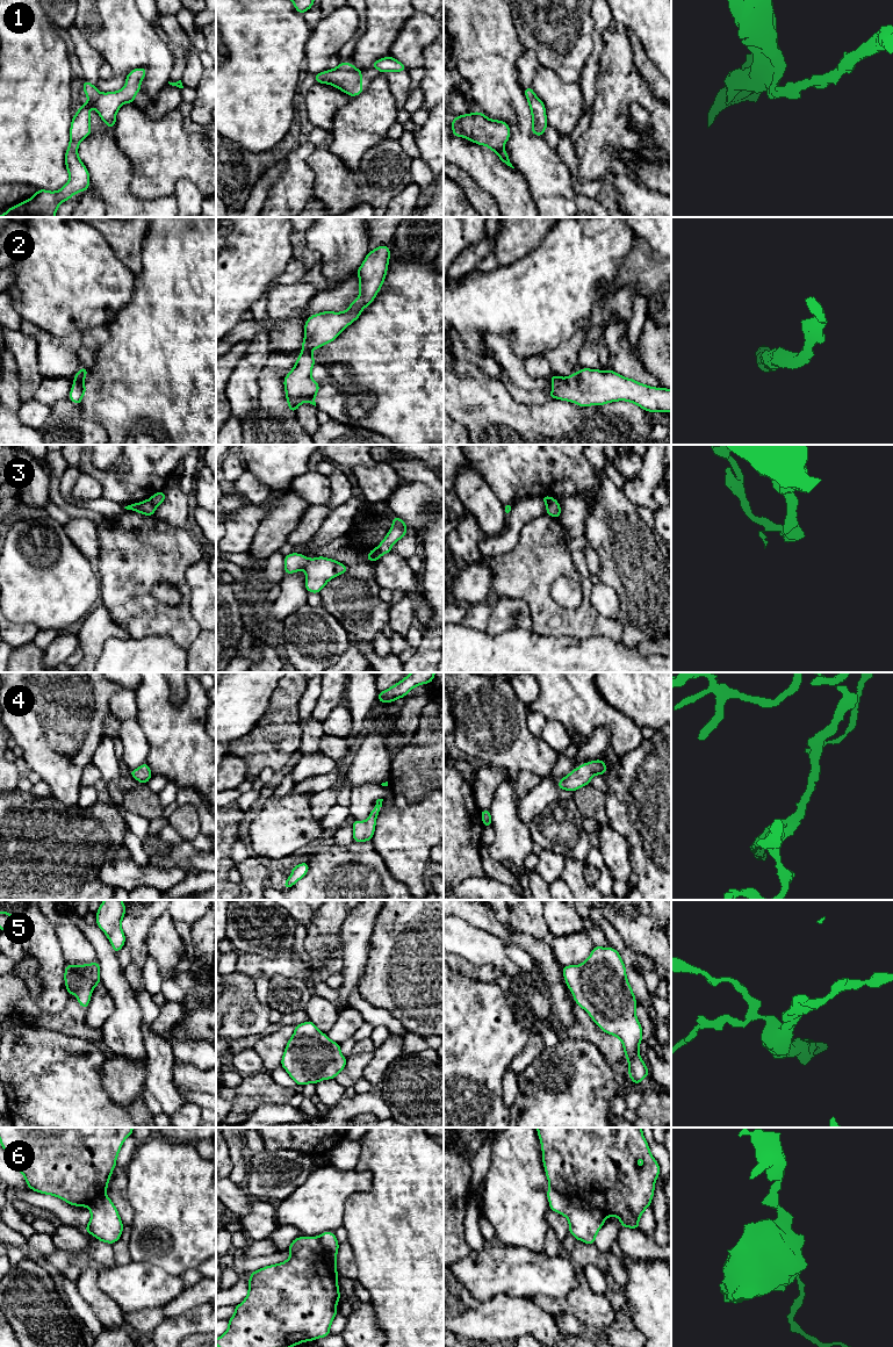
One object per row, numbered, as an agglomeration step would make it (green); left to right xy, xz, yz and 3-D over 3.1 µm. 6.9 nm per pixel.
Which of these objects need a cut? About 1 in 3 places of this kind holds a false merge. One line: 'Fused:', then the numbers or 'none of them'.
Fused: 3, 6

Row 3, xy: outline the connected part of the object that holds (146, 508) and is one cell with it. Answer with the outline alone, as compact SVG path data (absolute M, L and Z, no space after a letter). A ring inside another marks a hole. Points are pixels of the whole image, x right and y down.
M151 499L143 500L142 503L135 503L125 506L124 509L131 511L138 511L139 514L154 516L156 506L152 504Z

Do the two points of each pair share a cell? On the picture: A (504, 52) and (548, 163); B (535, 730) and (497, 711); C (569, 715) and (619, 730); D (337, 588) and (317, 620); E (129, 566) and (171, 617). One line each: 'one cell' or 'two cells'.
A: one cell
B: two cells
C: one cell
D: two cells
E: one cell

